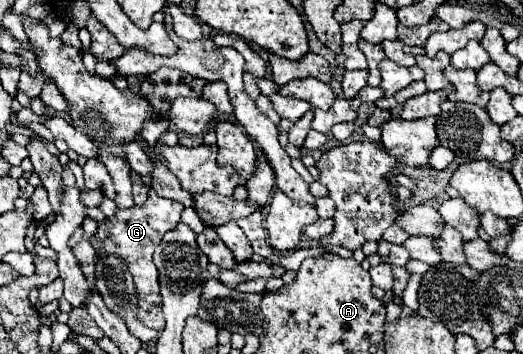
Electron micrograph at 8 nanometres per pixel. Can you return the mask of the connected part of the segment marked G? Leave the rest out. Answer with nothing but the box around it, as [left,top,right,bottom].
[97,190,183,330]

